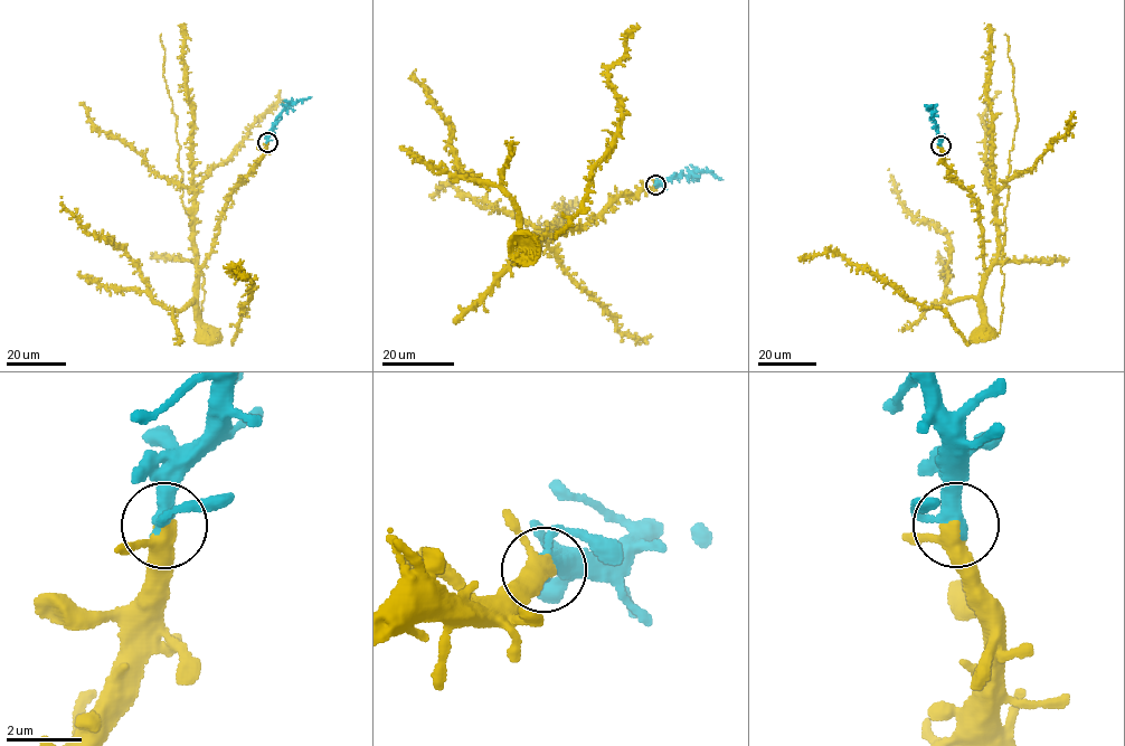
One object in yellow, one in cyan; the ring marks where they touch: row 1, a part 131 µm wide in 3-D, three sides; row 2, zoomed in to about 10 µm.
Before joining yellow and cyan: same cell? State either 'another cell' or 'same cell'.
same cell

